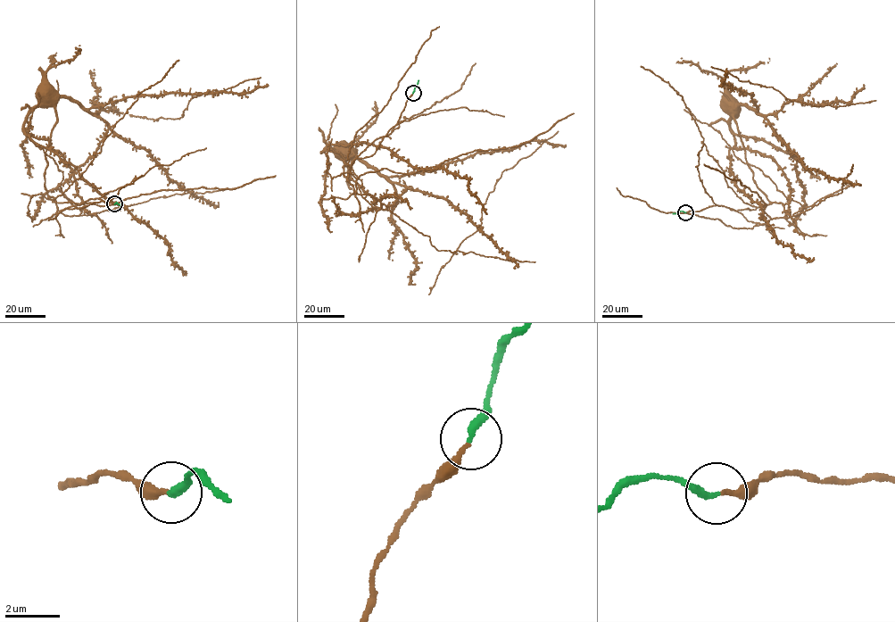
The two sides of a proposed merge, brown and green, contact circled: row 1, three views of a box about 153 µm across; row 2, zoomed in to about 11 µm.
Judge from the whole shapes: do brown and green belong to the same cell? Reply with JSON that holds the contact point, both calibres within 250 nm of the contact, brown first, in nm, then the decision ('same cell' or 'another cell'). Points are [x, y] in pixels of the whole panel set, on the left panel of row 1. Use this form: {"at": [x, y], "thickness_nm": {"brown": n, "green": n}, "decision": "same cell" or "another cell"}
{"at": [114, 203], "thickness_nm": {"brown": 200, "green": 280}, "decision": "same cell"}

